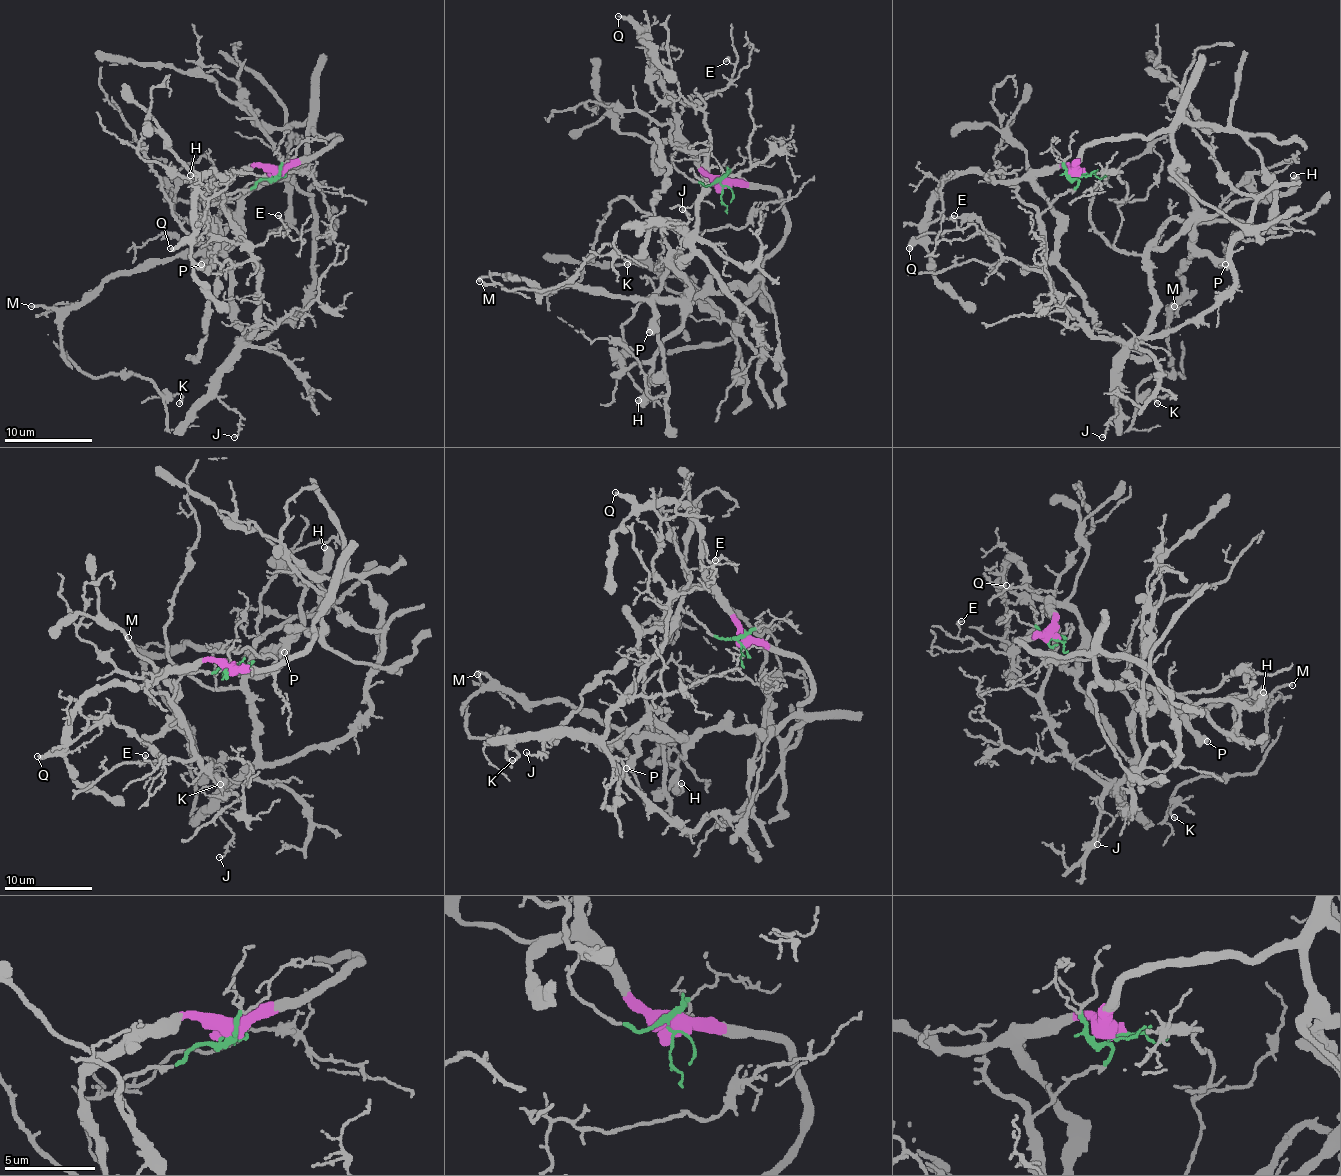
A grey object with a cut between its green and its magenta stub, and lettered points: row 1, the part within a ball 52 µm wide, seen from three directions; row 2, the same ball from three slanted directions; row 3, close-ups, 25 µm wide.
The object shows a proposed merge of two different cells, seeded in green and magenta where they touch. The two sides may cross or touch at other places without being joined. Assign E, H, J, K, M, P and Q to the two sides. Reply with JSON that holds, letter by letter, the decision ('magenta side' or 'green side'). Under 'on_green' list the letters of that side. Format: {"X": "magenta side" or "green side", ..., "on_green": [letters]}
{"E": "green side", "H": "magenta side", "J": "green side", "K": "green side", "M": "magenta side", "P": "magenta side", "Q": "magenta side", "on_green": ["E", "J", "K"]}

